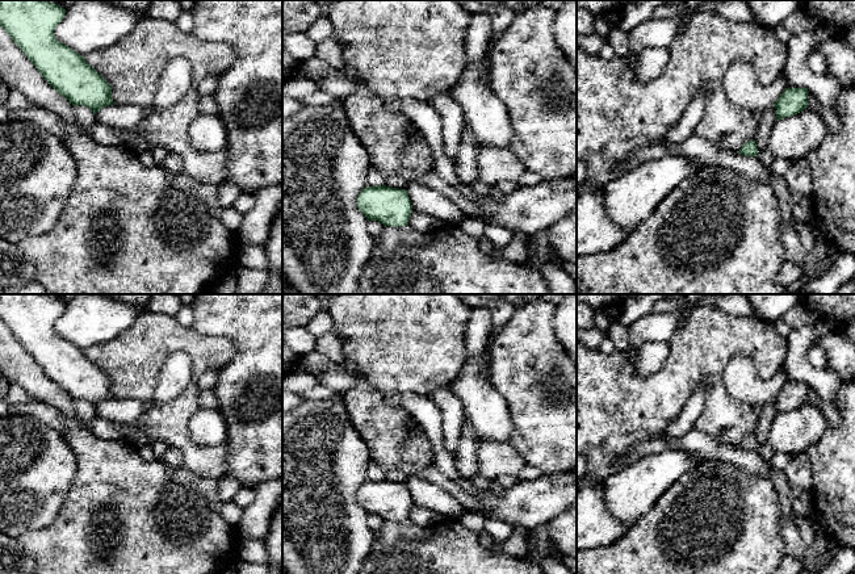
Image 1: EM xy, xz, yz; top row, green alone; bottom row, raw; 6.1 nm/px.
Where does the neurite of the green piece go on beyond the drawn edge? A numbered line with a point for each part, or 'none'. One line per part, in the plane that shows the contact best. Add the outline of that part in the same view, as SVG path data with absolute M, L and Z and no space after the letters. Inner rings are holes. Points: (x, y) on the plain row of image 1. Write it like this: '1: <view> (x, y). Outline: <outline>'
none

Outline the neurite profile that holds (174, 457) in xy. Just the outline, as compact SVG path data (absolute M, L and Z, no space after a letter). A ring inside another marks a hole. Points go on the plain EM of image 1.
M168 447L167 452L160 460L171 466L181 466L184 464L183 453L175 447Z

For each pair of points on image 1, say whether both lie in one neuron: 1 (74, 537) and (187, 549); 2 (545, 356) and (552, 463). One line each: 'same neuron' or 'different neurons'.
1: same neuron
2: same neuron

